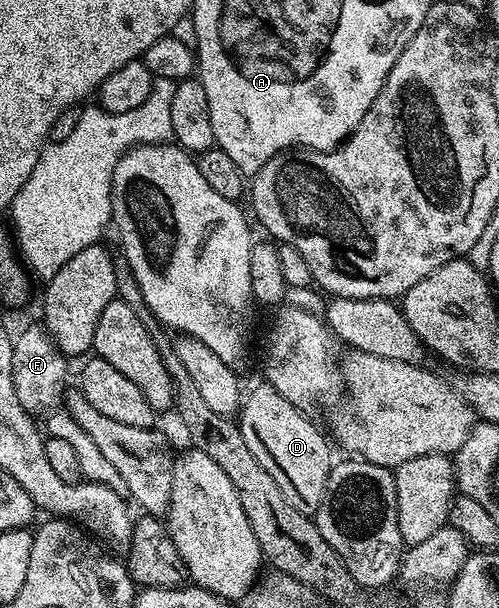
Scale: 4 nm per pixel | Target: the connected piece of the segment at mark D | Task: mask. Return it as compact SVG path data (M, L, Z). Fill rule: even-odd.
M259 382L241 401L236 423L243 432L245 445L252 450L253 457L268 470L268 475L280 486L284 498L307 514L318 511L328 486L328 474L332 467L330 460L331 441L322 437L322 432L284 394L280 394L265 382Z

